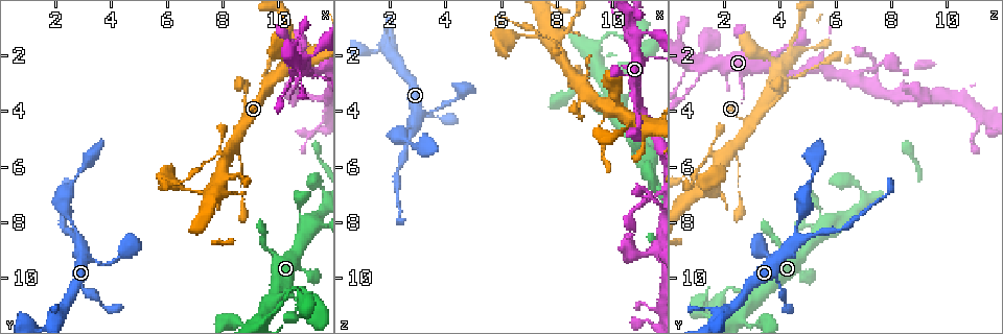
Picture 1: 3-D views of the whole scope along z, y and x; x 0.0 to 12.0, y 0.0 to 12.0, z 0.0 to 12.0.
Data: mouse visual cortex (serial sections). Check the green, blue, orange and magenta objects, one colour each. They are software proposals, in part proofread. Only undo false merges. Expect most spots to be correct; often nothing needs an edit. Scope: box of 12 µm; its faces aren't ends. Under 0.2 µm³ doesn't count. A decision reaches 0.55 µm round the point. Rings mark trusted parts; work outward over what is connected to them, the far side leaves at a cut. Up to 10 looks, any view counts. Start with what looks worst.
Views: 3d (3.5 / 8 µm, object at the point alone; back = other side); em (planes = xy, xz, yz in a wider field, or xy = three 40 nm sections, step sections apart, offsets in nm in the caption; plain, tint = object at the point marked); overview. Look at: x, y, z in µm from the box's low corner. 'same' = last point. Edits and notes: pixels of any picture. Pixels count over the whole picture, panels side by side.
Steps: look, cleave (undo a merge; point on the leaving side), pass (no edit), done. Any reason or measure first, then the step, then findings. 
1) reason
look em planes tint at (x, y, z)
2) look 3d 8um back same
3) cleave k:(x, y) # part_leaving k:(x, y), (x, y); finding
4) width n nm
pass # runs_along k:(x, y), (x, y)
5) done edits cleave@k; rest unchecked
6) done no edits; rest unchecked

thin arm on a thick one
look 3d 3.5um at (7.5, 7.0, 1.3)

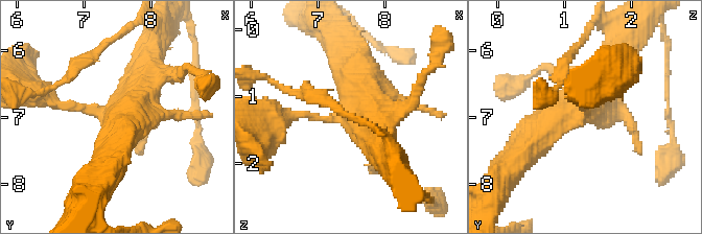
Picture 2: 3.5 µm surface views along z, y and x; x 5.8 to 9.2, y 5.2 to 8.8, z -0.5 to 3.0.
now the EM
look em xy step 1 plain at (7.40, 6.95, 1.25)

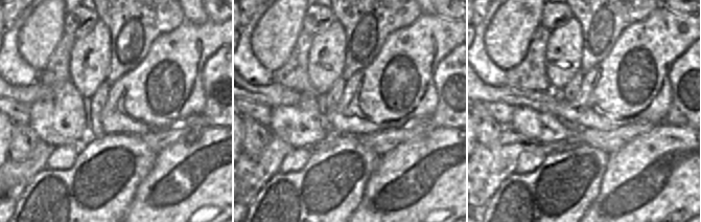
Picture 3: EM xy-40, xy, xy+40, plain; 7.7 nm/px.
where the object lies
look em xy step 1 tint same

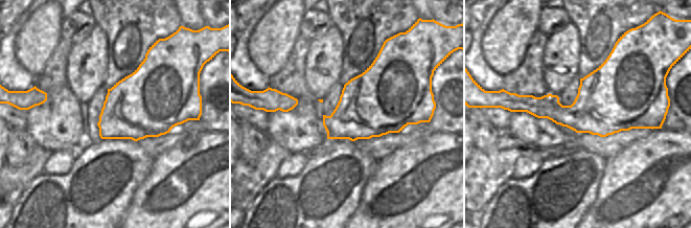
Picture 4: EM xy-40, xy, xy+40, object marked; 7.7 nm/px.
pass # runs_along 2:(616, 51), (585, 106), (536, 138); one cell here

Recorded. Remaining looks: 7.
abrupt turn
look 3d 3.5um at (10.9, 2.1, 4.4)

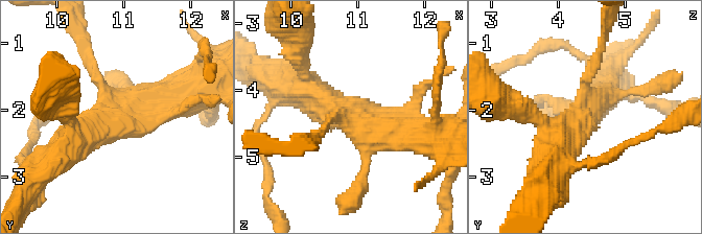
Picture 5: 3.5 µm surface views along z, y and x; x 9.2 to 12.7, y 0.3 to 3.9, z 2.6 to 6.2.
pass # runs_along 5:(557, 151), (591, 107), (600, 54); one cell here

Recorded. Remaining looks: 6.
look 3d 3.5um at (10.8, 2.2, 1.2)

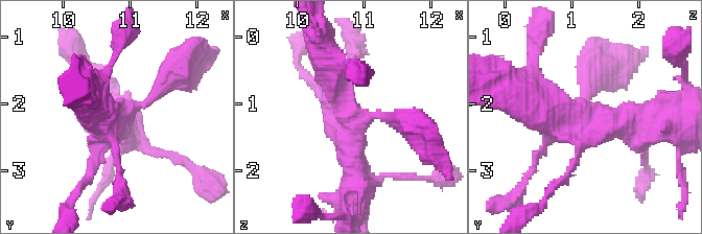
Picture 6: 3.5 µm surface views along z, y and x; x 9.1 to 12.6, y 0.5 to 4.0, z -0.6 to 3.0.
arms 4; arm_widths 150, 200, 400, 500 nm
look em xy step 1 tint at (10.85, 2.20, 1.25)

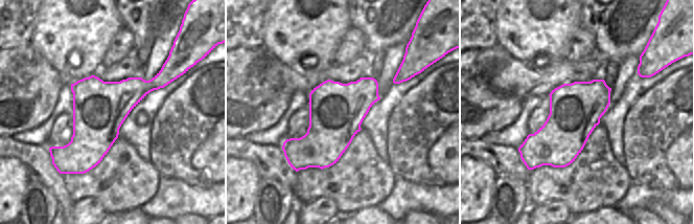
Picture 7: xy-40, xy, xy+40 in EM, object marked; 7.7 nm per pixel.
pass # runs_along 6:(672, 122), (554, 115), (533, 96); all the same cell

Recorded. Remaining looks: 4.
a narrow waist
look 3d 3.5um at (2.6, 8.1, 4.6)

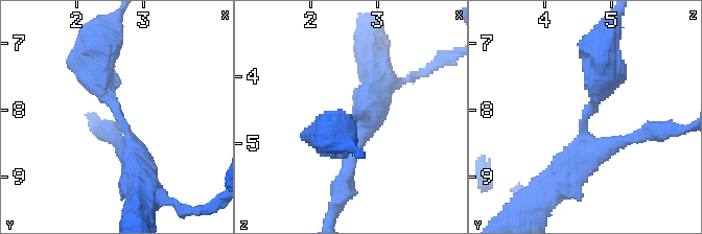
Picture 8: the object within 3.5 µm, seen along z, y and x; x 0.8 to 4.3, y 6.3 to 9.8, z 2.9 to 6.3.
arm_widths 450, 500 nm
look em planes tint at (2.60, 8.10, 4.60)

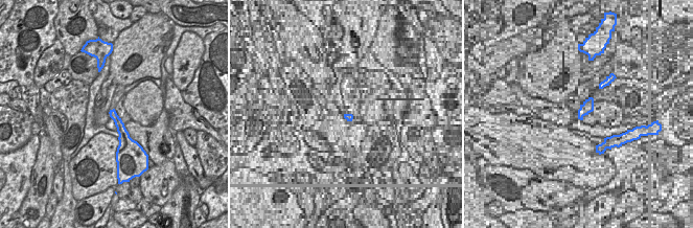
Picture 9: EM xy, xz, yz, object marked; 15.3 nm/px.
pass # runs_along 8:(137, 173), (98, 54); continuous, no second cell

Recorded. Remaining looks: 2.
done no edits; rest unchecked

